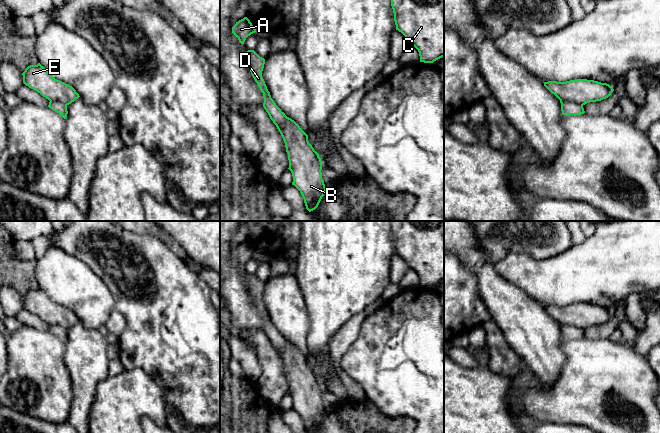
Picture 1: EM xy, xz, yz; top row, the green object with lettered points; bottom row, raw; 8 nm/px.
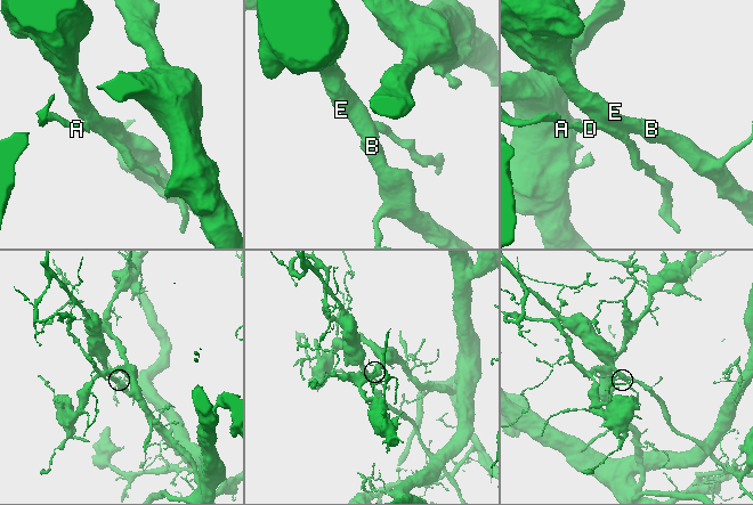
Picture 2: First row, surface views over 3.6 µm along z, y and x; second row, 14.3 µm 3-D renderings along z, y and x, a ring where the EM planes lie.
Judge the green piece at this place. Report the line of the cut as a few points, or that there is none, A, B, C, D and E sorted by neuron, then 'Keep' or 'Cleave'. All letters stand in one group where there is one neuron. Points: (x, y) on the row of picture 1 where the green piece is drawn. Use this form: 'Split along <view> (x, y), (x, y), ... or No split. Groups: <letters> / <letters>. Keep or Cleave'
No split. Groups: A B C D E. Keep

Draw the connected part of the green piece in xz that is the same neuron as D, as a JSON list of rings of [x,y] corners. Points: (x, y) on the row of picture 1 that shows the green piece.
[[[254,50],[247,51],[250,72],[263,93],[263,107],[280,132],[286,147],[289,170],[293,176],[292,185],[301,193],[306,209],[315,210],[327,188],[322,179],[322,161],[308,141],[308,135],[276,105],[271,98],[262,71],[265,59]]]

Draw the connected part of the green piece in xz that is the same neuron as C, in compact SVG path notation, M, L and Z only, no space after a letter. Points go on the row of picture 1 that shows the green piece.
M391 0L391 6L394 13L396 30L401 32L407 39L408 43L418 50L420 62L433 63L434 61L444 57L444 0Z

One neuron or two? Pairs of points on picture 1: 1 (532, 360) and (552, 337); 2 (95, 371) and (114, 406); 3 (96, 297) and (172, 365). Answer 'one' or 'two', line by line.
1: one
2: two
3: two

